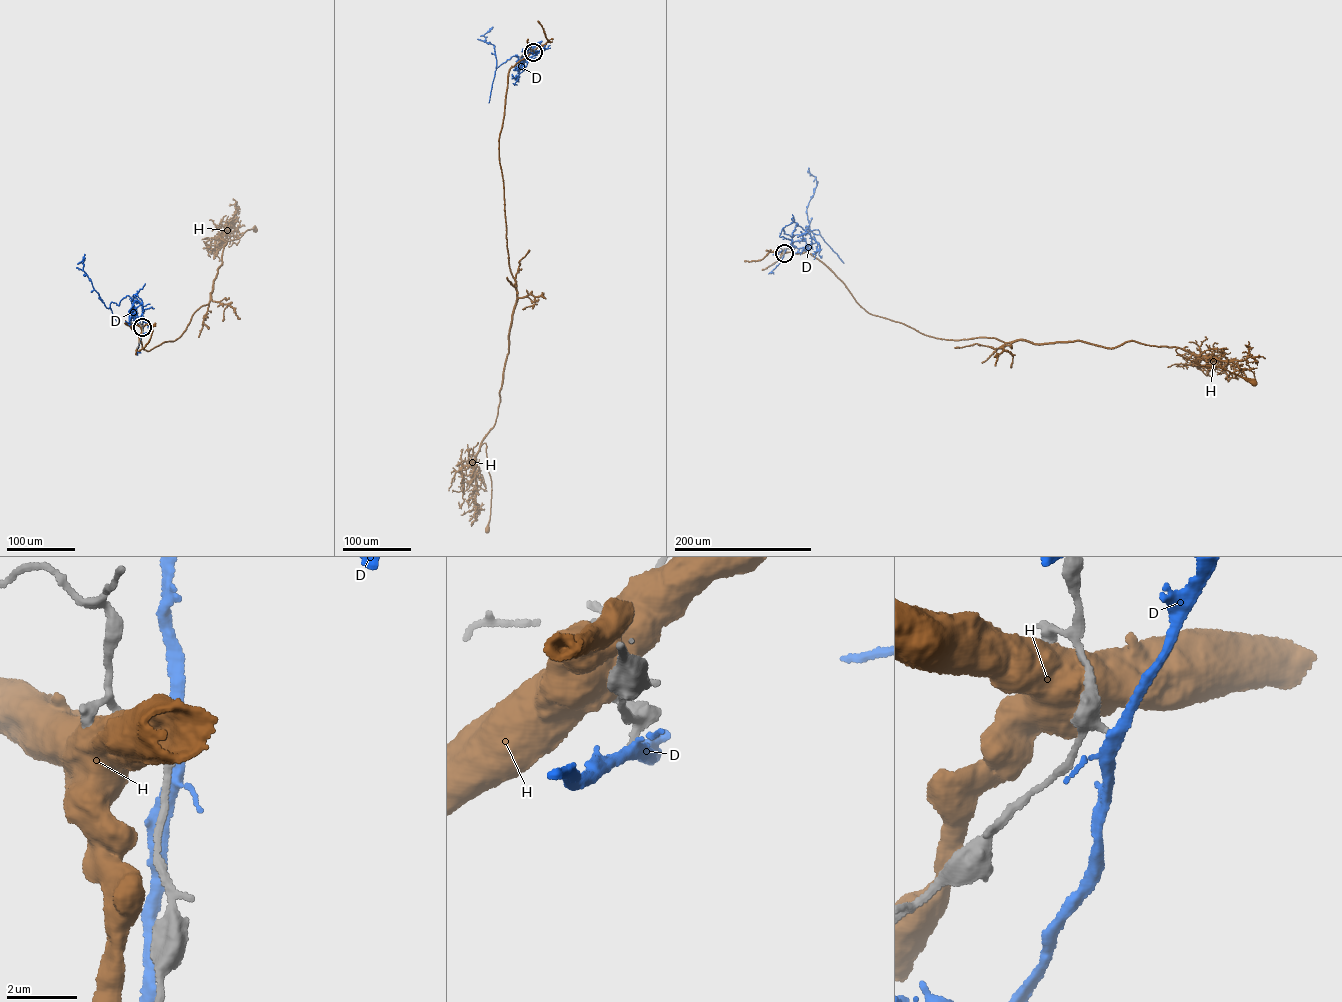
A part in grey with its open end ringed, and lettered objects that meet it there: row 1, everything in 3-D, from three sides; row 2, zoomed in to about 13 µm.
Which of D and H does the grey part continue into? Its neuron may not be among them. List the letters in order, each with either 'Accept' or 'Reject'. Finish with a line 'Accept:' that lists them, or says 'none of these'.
D: Reject
H: Reject
Accept: none of these

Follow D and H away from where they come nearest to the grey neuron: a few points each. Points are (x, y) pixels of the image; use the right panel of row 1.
D: (784, 253), (797, 226), (819, 234), (810, 231), (806, 212), (817, 183), (808, 168)
H: (783, 252), (808, 252), (868, 313), (929, 336), (1176, 347), (1199, 364), (1253, 382)

